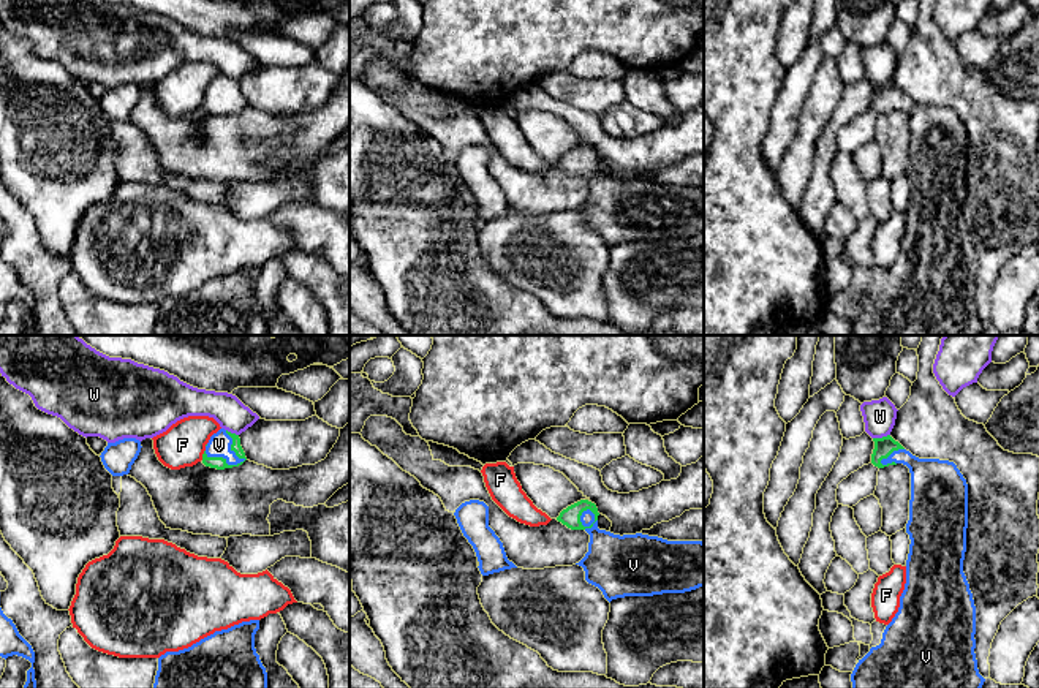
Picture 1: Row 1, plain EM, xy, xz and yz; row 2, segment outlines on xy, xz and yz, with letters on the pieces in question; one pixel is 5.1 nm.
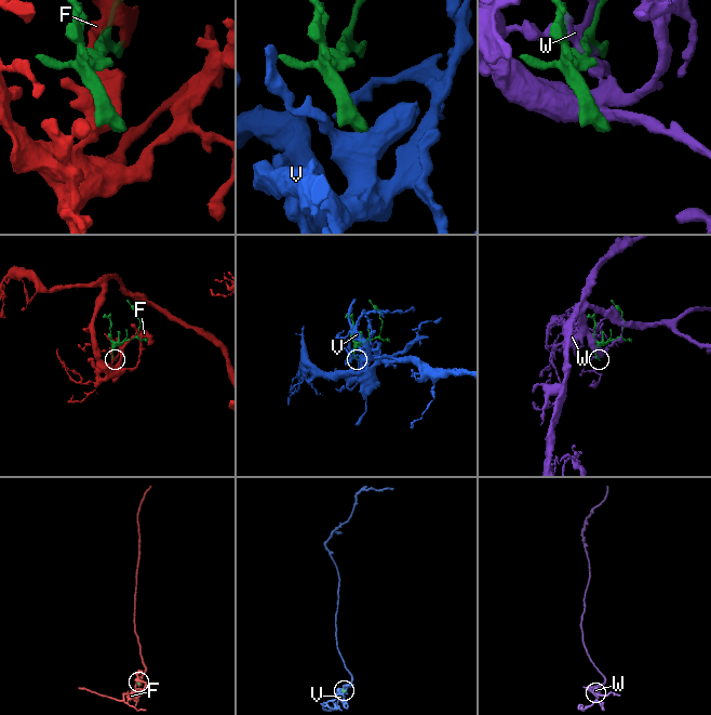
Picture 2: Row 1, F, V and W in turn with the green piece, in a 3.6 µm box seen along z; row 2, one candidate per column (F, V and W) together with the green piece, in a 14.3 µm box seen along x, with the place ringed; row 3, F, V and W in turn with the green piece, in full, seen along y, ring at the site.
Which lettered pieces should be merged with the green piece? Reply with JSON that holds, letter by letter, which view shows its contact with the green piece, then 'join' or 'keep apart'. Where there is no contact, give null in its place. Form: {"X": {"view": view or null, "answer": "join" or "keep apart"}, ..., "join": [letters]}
{"F": {"view": "xy", "answer": "keep apart"}, "V": {"view": "xy", "answer": "join"}, "W": {"view": "yz", "answer": "keep apart"}, "join": ["V"]}

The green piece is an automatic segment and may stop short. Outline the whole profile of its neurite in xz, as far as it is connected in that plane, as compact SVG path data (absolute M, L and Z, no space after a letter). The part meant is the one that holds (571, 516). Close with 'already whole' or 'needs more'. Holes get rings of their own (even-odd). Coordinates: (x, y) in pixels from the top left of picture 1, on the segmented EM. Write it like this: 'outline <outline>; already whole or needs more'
outline M580 500L563 509L557 520L590 535L588 552L576 565L609 603L704 587L702 541L667 541L642 533L620 536L599 530L598 516L595 503Z; needs more

